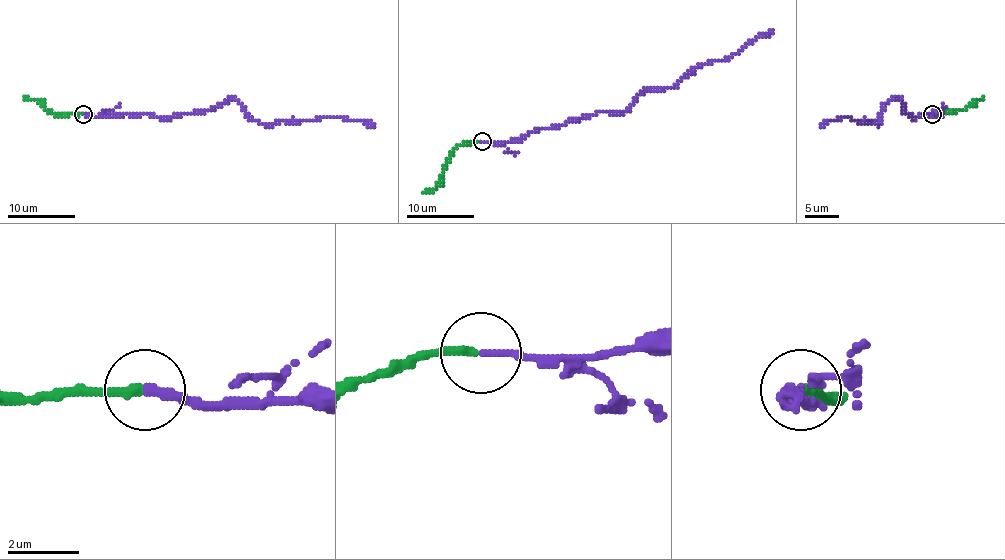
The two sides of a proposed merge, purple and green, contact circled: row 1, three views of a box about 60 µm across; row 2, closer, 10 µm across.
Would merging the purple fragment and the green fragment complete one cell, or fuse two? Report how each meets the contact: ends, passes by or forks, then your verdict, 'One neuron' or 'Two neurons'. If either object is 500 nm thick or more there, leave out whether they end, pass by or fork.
At the ring purple ends. At the ring green ends. One neuron

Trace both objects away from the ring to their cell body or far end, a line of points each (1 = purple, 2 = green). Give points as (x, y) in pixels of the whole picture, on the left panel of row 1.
1: (83, 114), (169, 117), (208, 111), (229, 99), (263, 124), (334, 116), (365, 119), (375, 126)
2: (83, 114), (57, 116), (37, 100), (23, 97)

